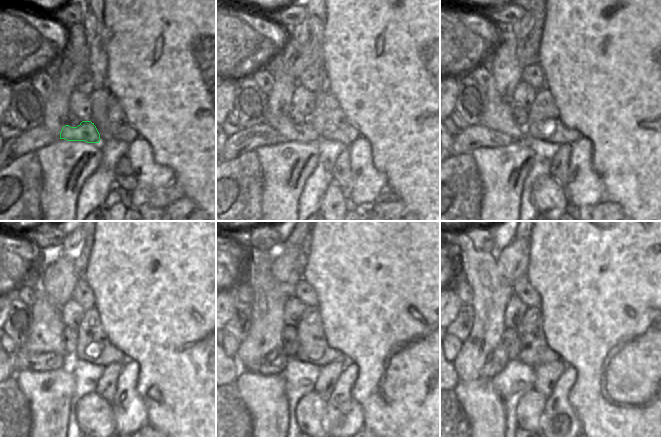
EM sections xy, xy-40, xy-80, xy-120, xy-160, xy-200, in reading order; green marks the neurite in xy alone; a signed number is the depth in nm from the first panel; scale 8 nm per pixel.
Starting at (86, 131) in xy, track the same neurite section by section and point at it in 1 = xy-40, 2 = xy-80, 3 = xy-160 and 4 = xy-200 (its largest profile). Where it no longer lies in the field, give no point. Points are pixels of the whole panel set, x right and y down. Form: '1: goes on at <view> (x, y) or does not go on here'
1: goes on at xy-40 (305, 133)
2: goes on at xy-80 (498, 115)
3: goes on at xy-160 (271, 339)
4: goes on at xy-200 (471, 256)

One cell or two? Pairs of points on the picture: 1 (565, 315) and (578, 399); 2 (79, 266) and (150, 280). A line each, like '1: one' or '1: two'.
1: one
2: two

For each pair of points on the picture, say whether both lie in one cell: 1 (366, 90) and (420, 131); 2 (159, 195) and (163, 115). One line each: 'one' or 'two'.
1: one
2: two

